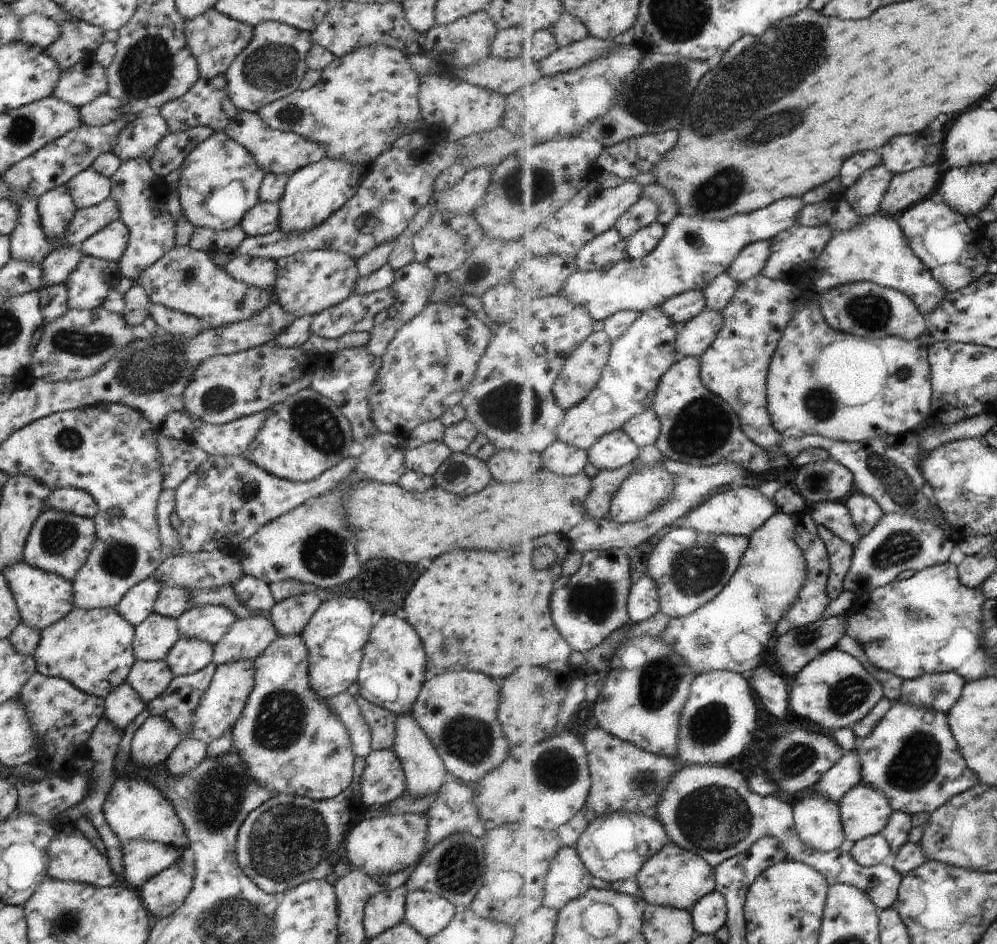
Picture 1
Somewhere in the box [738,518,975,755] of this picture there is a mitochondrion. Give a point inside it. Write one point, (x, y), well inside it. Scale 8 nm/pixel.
(901, 547)

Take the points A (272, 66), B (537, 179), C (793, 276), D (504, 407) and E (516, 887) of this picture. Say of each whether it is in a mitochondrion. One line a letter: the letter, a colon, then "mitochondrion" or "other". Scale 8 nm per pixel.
A: mitochondrion
B: mitochondrion
C: other
D: mitochondrion
E: other

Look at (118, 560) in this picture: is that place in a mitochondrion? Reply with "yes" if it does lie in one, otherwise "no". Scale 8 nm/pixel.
yes

